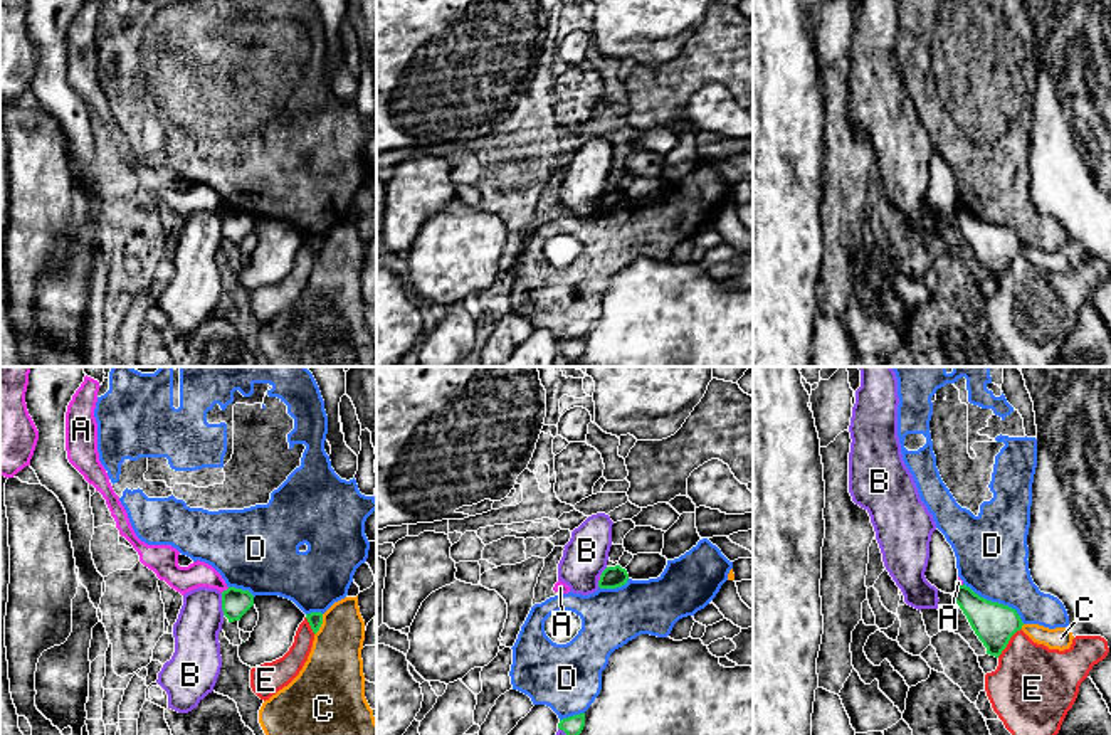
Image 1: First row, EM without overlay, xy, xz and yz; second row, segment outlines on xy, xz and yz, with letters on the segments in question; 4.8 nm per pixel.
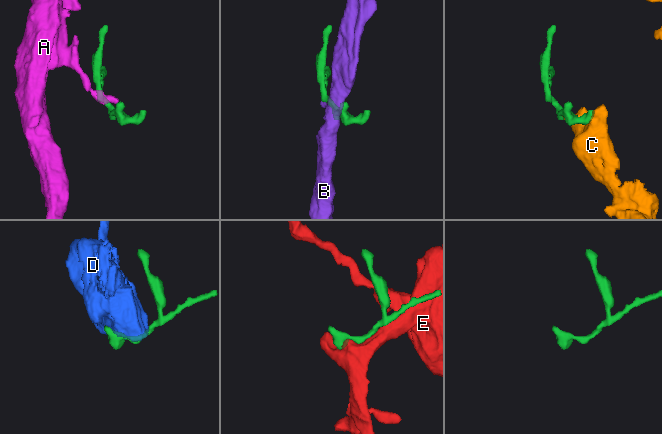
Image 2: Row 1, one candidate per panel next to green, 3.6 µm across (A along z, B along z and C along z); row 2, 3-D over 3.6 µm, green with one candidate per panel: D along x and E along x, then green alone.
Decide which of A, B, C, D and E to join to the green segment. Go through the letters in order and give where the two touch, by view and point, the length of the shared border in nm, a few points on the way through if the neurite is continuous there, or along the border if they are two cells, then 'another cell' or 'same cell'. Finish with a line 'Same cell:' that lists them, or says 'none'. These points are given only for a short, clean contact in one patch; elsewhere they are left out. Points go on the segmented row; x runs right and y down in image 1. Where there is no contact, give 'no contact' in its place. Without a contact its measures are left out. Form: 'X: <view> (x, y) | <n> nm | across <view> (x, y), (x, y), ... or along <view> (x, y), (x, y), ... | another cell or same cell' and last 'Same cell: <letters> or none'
A: xy (227, 589) | 50 nm | along xy (229, 587), (222, 592) | another cell
B: xy (222, 604) | 110 nm | another cell
C: xy (321, 623) | 110 nm | another cell
D: yz (995, 602) | 360 nm | another cell
E: yz (1007, 643) | 180 nm | another cell
Same cell: none

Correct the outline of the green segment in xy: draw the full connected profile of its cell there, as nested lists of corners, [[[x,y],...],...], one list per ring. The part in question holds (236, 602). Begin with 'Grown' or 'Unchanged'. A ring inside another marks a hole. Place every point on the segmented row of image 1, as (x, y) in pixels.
Unchanged. [[[229,587],[222,592],[222,611],[229,622],[240,617],[254,605],[254,595],[249,590]]]

